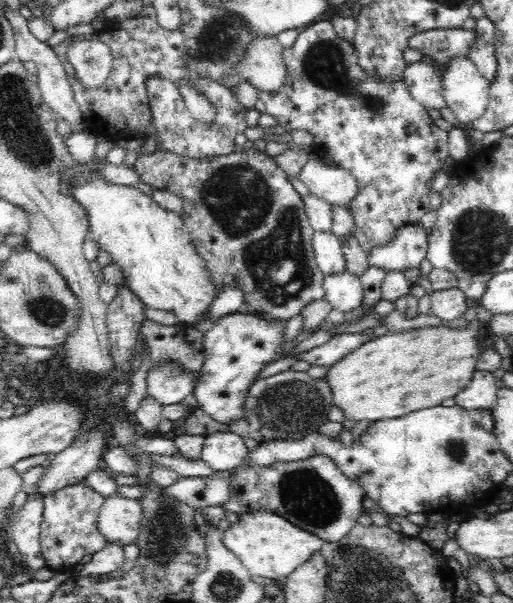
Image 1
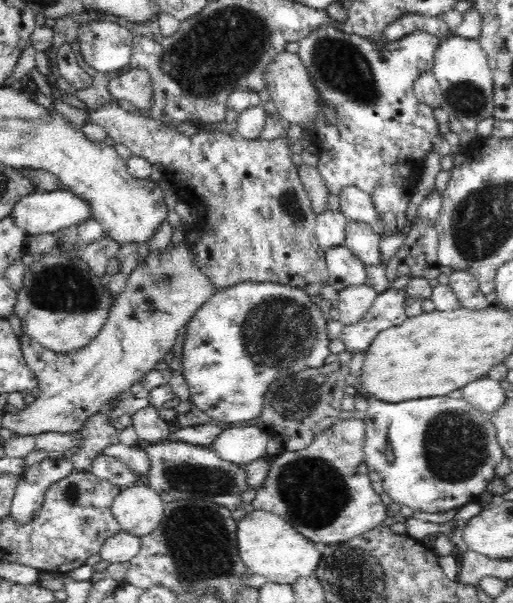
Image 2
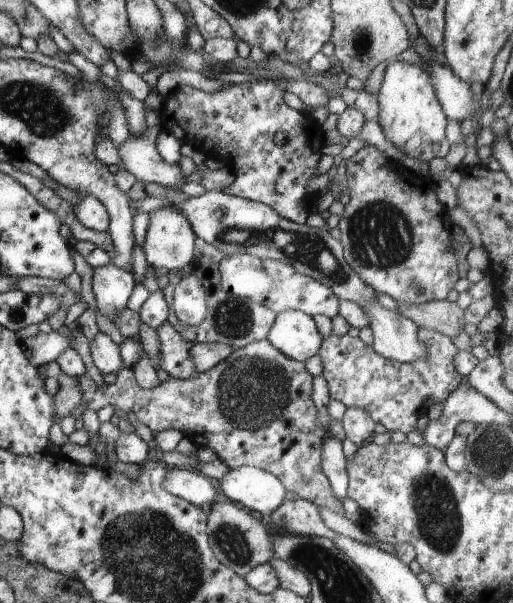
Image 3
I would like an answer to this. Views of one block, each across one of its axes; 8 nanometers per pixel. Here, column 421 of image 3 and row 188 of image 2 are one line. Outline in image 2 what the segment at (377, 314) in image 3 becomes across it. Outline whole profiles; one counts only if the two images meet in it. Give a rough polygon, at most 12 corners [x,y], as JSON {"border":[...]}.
{"border":[[345,186],[338,200],[348,221],[379,235],[386,225],[367,192]]}

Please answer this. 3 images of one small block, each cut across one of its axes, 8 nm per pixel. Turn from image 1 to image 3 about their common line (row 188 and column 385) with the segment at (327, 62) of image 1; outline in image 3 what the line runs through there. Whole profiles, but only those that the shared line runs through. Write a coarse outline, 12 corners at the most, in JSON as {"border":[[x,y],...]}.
{"border":[[424,327],[427,356],[384,358],[332,334],[318,355],[331,400],[363,408],[387,431],[465,380],[451,338]]}

